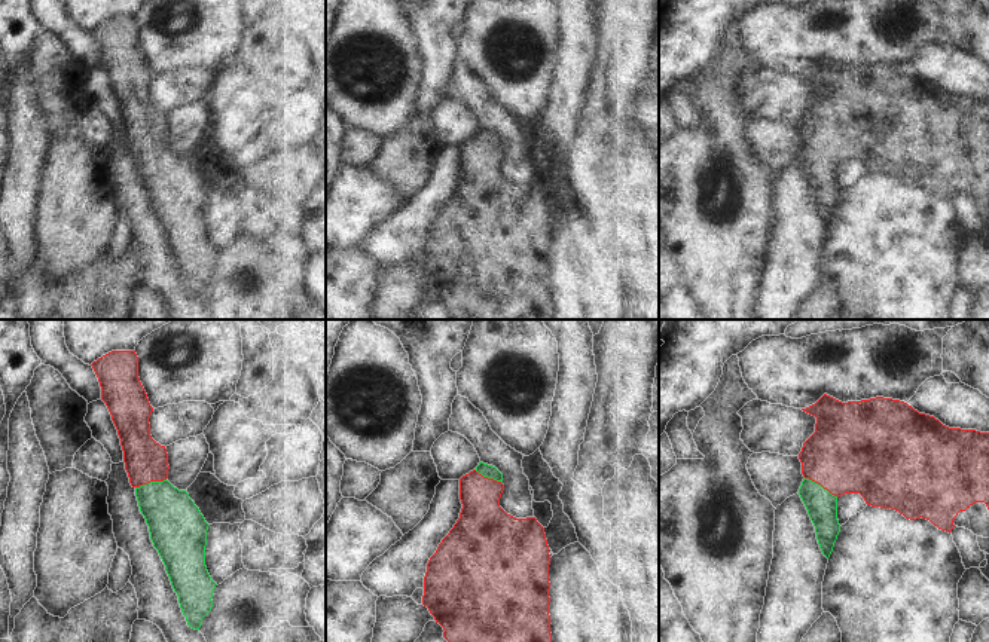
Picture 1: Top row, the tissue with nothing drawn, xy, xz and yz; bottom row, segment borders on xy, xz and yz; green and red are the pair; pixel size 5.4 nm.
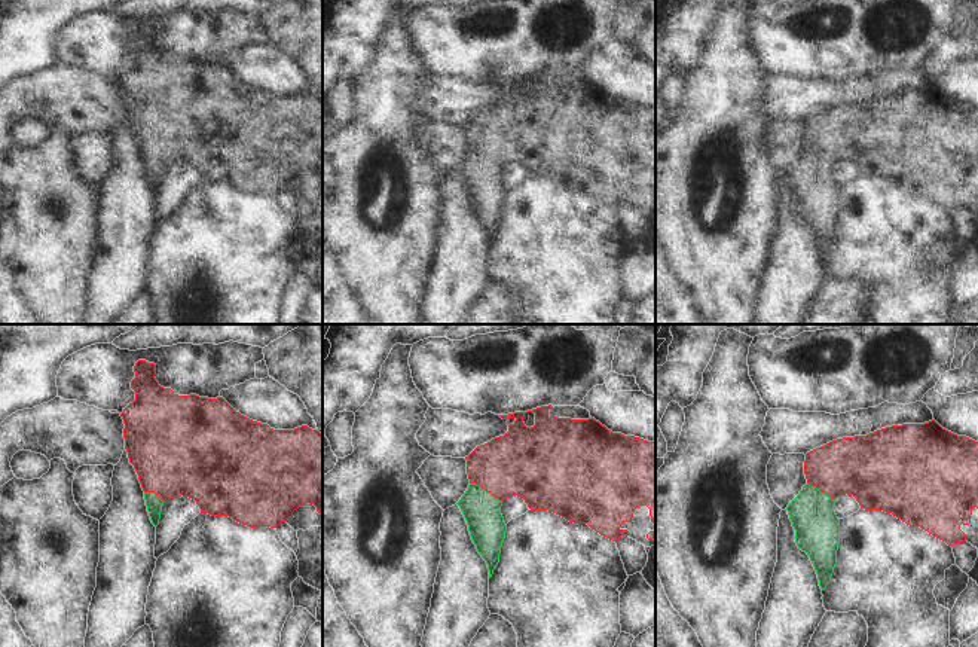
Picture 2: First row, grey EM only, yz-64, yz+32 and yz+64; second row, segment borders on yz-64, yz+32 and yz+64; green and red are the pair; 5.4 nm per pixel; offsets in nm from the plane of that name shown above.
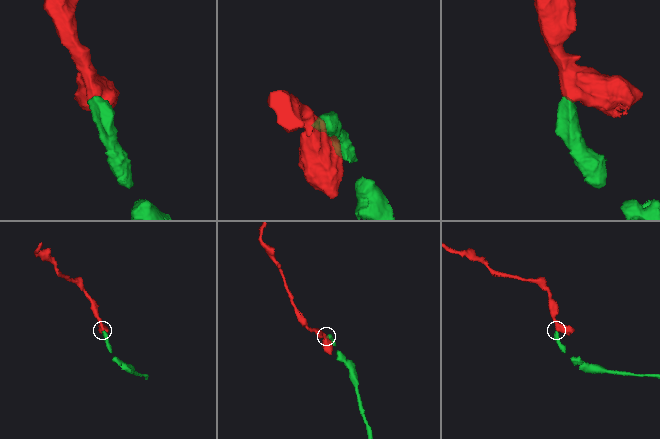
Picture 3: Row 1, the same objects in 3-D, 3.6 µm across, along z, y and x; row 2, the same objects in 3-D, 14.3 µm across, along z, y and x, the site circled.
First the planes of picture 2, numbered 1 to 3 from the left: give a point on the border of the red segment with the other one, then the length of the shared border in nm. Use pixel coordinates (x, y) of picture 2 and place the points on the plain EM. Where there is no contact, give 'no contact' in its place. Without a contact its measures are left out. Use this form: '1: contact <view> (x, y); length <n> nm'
1: contact yz-64 (153, 159); length 130 nm
2: contact yz+32 (486, 158); length 200 nm
3: contact yz+64 (819, 158); length 180 nm

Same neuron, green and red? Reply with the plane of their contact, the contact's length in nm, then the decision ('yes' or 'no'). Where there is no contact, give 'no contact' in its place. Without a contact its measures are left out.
contact in yz; length 200 nm; yes

